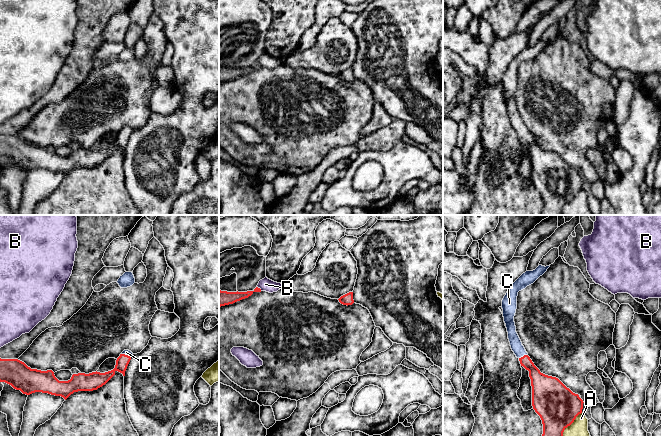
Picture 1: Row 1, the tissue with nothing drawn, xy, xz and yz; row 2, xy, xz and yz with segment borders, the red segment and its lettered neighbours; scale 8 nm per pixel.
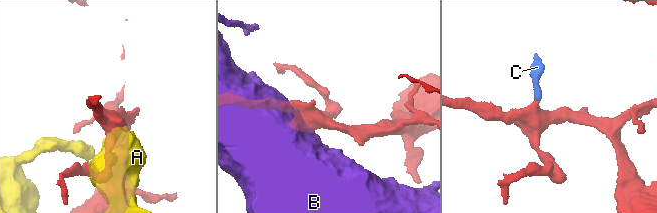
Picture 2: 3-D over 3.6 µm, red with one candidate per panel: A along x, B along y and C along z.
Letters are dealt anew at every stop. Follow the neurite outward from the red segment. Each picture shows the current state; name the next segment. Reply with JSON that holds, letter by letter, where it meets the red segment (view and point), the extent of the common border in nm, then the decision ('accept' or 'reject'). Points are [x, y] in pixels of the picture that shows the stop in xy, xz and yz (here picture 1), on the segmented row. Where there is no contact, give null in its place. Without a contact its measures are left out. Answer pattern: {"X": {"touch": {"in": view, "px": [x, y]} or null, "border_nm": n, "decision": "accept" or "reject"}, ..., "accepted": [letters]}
{"A": {"touch": {"in": "yz", "px": [570, 424]}, "border_nm": 240, "decision": "reject"}, "B": {"touch": {"in": "xz", "px": [259, 288]}, "border_nm": 50, "decision": "reject"}, "C": {"touch": {"in": "yz", "px": [524, 355]}, "border_nm": 80, "decision": "accept"}, "accepted": ["C"]}

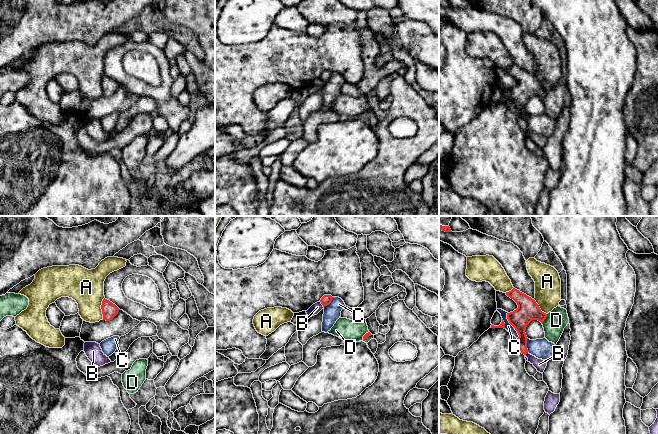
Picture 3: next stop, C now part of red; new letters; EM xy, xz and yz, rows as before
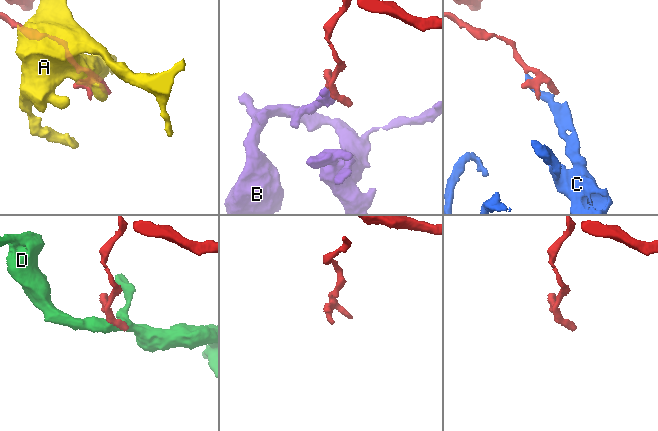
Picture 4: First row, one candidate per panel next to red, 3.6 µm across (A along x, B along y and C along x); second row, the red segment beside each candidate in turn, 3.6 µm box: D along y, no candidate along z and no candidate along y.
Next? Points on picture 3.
{"A": {"touch": {"in": "xy", "px": [101, 308]}, "border_nm": 180, "decision": "reject"}, "B": {"touch": {"in": "xz", "px": [321, 303]}, "border_nm": 60, "decision": "reject"}, "C": {"touch": {"in": "yz", "px": [511, 324]}, "border_nm": 240, "decision": "reject"}, "D": {"touch": {"in": "yz", "px": [545, 318]}, "border_nm": 90, "decision": "reject"}, "accepted": []}

